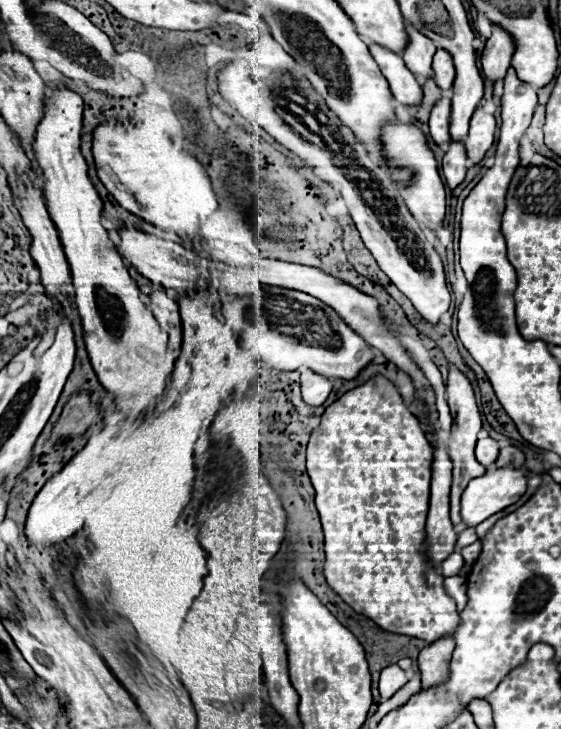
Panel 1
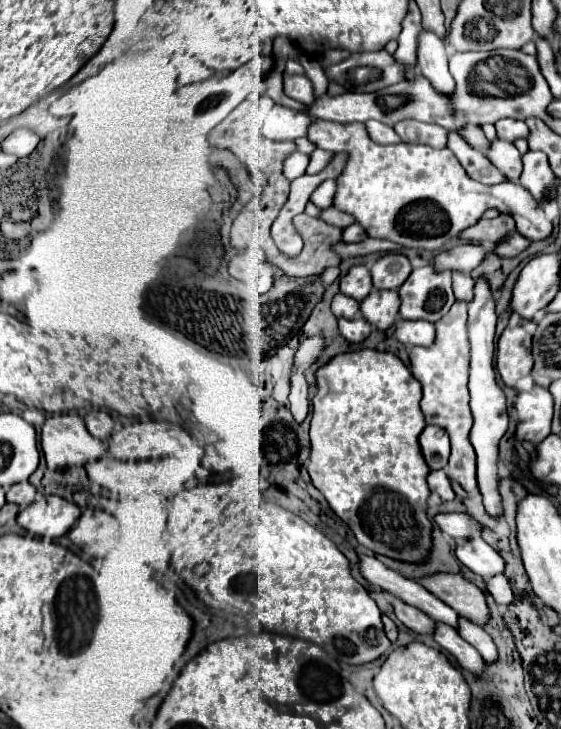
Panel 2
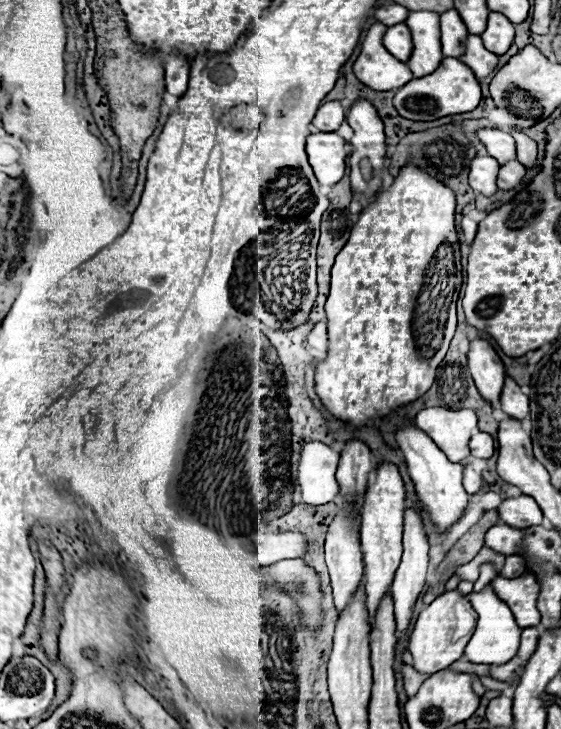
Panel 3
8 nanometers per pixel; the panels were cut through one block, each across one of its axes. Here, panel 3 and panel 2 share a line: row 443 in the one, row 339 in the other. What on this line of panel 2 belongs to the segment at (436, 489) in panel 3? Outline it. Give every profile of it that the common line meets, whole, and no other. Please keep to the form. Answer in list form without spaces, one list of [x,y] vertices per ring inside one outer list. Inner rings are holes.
[[[400,320],[394,334],[404,346],[430,346],[434,342],[434,324],[420,320]]]

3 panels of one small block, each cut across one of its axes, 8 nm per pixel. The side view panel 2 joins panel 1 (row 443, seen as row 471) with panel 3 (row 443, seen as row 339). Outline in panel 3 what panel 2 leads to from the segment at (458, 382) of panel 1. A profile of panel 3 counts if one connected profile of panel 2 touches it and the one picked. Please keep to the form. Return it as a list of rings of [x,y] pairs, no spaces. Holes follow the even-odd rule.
[[[440,406],[424,408],[416,414],[416,426],[446,452],[448,460],[460,462],[470,456],[468,440],[476,428],[476,414],[472,410],[448,410]]]

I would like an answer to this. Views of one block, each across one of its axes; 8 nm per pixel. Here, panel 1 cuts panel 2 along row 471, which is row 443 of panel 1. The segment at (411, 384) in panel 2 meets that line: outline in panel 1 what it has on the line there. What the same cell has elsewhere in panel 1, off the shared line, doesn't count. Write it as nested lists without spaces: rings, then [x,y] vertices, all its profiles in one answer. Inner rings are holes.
[[[374,376],[372,380],[368,380],[362,386],[356,386],[352,390],[348,390],[346,394],[342,394],[332,406],[326,408],[326,412],[322,414],[322,422],[318,428],[312,430],[310,434],[310,442],[308,442],[308,474],[312,478],[312,484],[316,488],[316,508],[320,512],[320,520],[322,520],[322,528],[324,528],[324,544],[326,544],[326,580],[330,584],[330,588],[334,588],[334,592],[338,592],[338,596],[342,596],[342,600],[346,600],[346,604],[350,604],[350,608],[354,608],[356,612],[362,612],[364,616],[370,616],[370,620],[374,620],[380,628],[386,628],[386,632],[394,632],[394,634],[404,634],[404,636],[418,636],[420,640],[426,640],[428,644],[446,638],[446,636],[454,636],[458,626],[460,626],[460,616],[456,612],[456,604],[454,600],[450,600],[450,596],[444,590],[444,576],[438,574],[426,560],[426,532],[424,532],[424,524],[426,524],[426,512],[428,512],[428,496],[430,496],[430,476],[432,476],[432,446],[426,440],[426,434],[418,422],[418,418],[408,410],[408,406],[404,404],[400,392],[396,390],[396,386],[384,378],[384,376]]]

